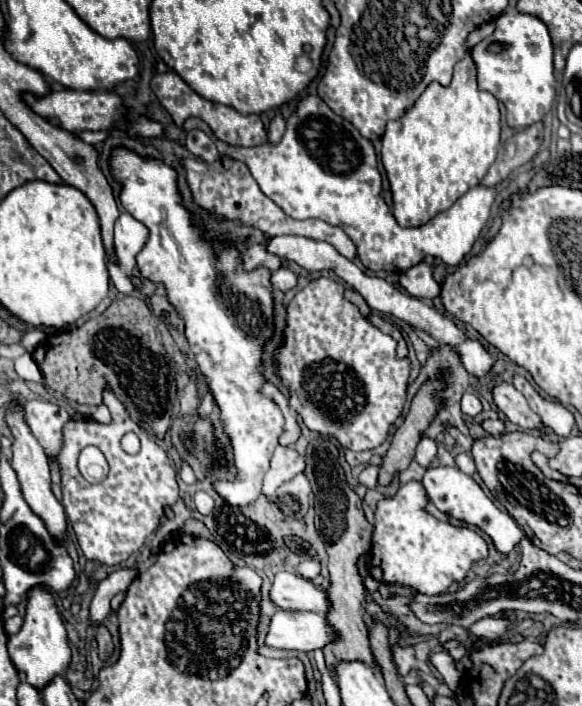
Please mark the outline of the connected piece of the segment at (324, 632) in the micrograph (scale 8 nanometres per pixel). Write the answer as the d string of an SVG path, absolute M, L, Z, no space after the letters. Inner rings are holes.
M277 611L269 621L265 637L267 647L313 651L333 641L333 629L319 613Z

